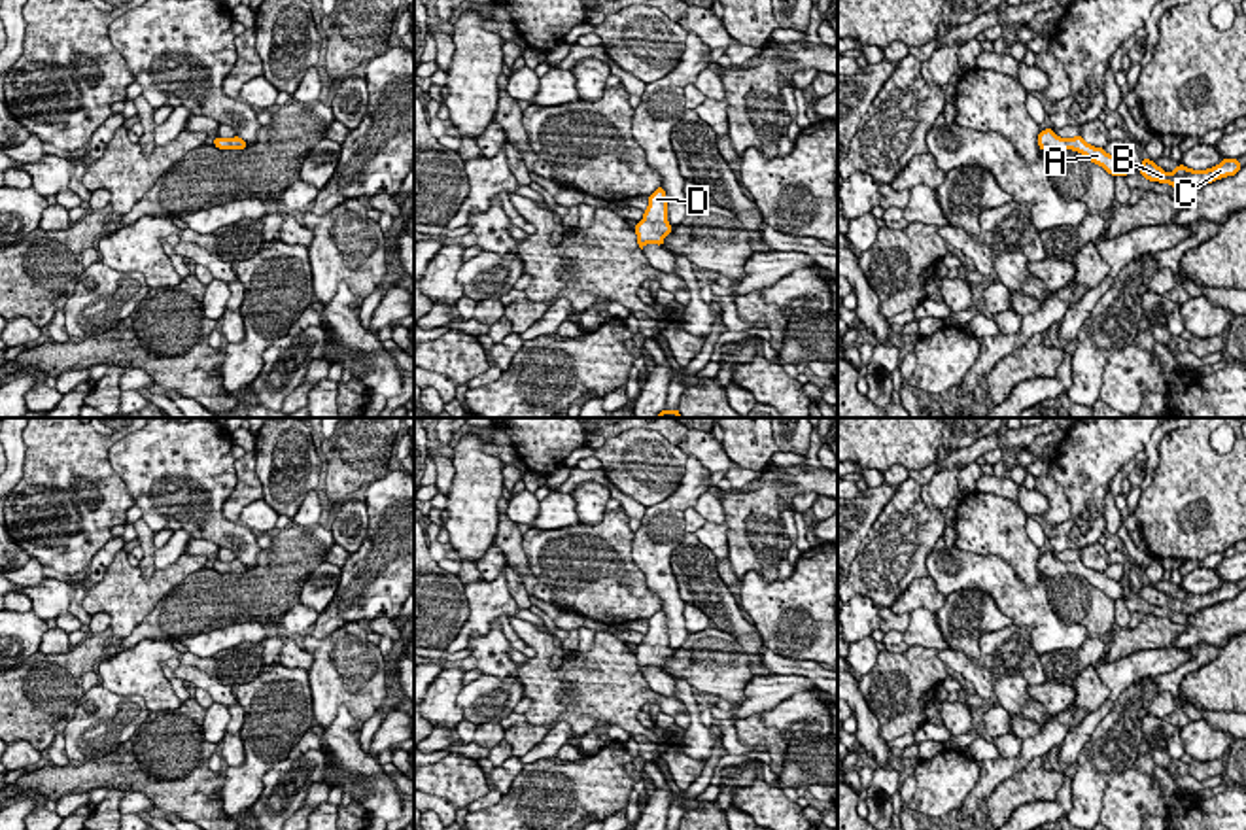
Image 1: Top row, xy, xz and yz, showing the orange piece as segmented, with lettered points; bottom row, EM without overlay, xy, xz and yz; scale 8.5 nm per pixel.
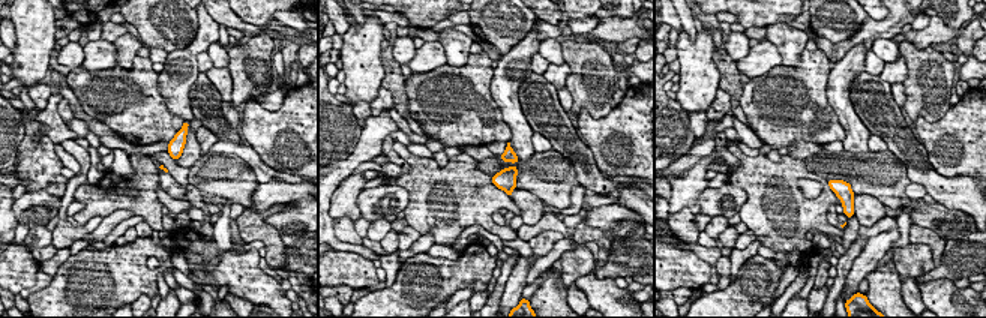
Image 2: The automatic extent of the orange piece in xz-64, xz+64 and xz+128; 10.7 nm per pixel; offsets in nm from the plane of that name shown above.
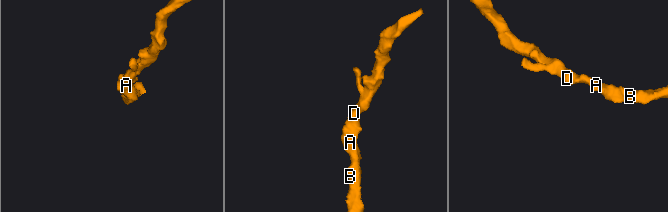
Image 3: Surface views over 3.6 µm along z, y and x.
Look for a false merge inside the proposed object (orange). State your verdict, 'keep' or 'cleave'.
keep

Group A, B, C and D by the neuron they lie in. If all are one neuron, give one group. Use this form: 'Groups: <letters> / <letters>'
Groups: A B C D

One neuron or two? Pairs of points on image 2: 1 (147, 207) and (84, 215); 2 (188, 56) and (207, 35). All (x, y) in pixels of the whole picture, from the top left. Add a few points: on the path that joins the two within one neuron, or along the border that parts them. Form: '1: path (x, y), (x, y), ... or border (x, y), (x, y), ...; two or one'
1: path (132, 204), (99, 203); one
2: path (192, 51), (203, 39); one

